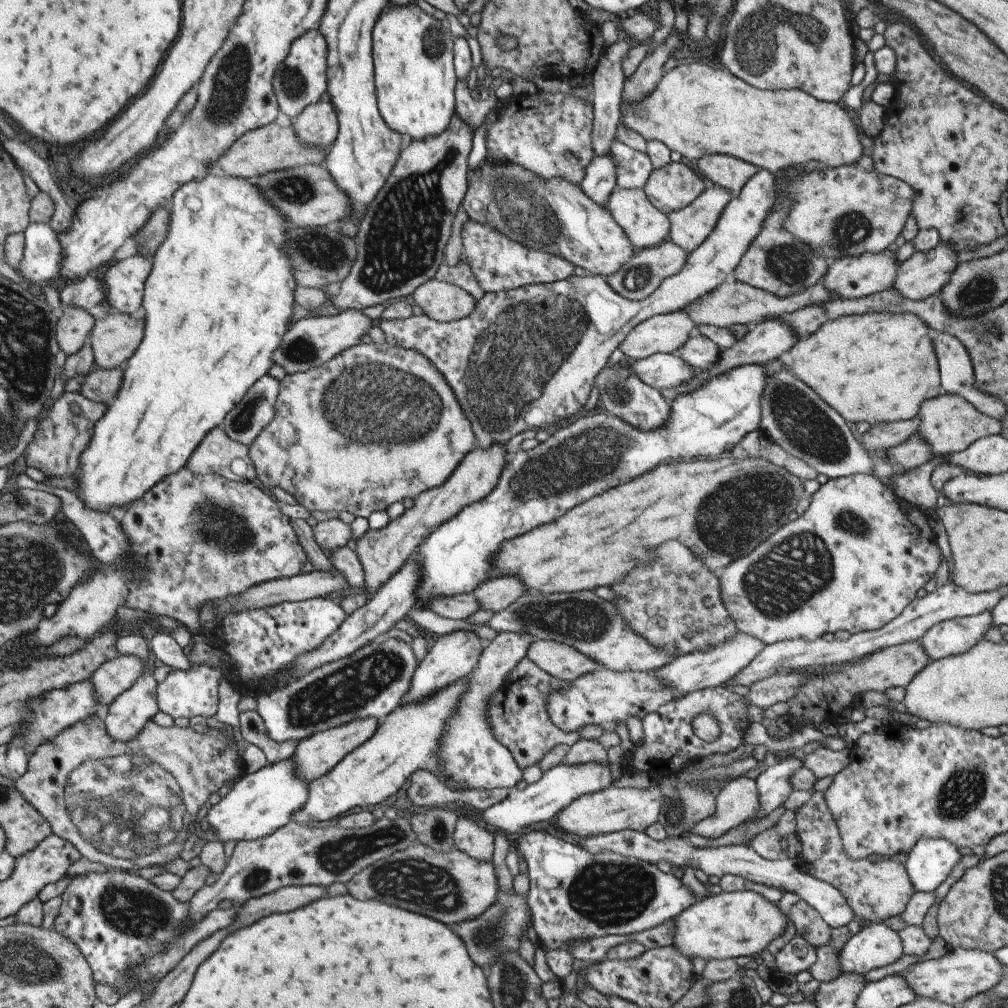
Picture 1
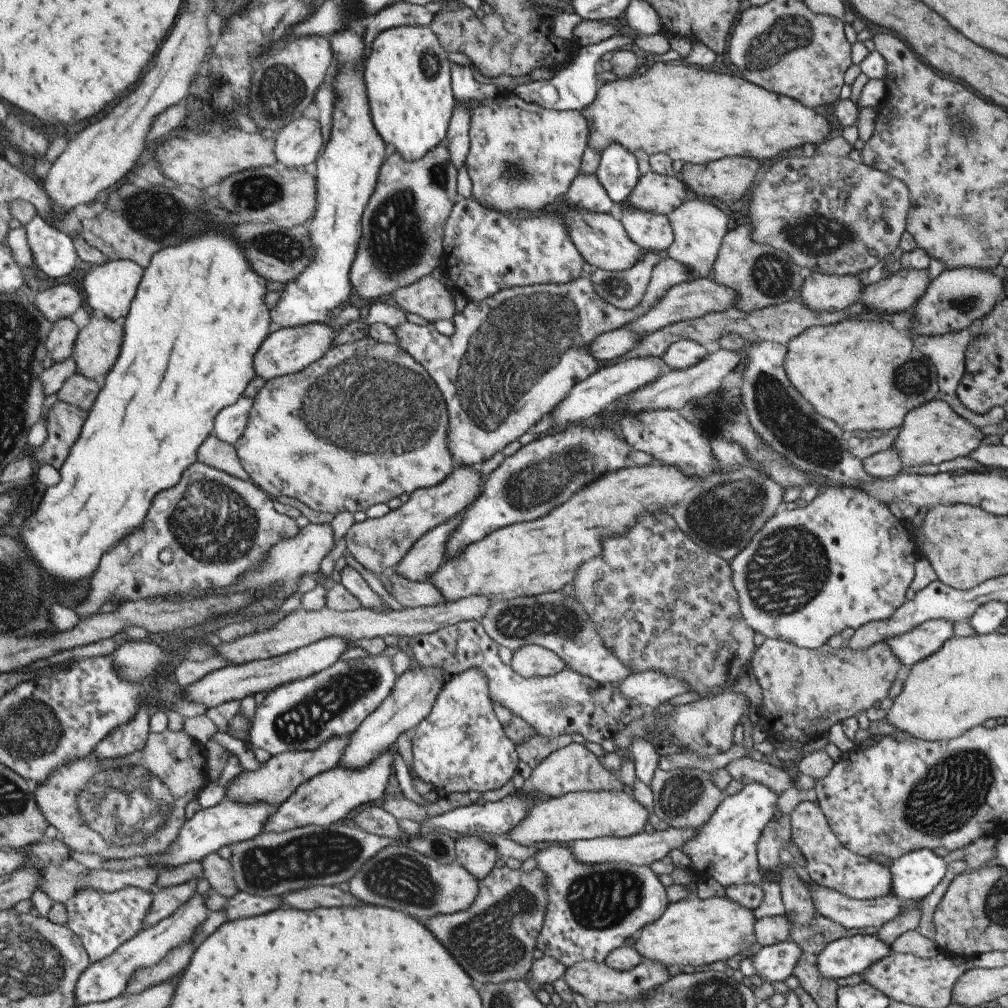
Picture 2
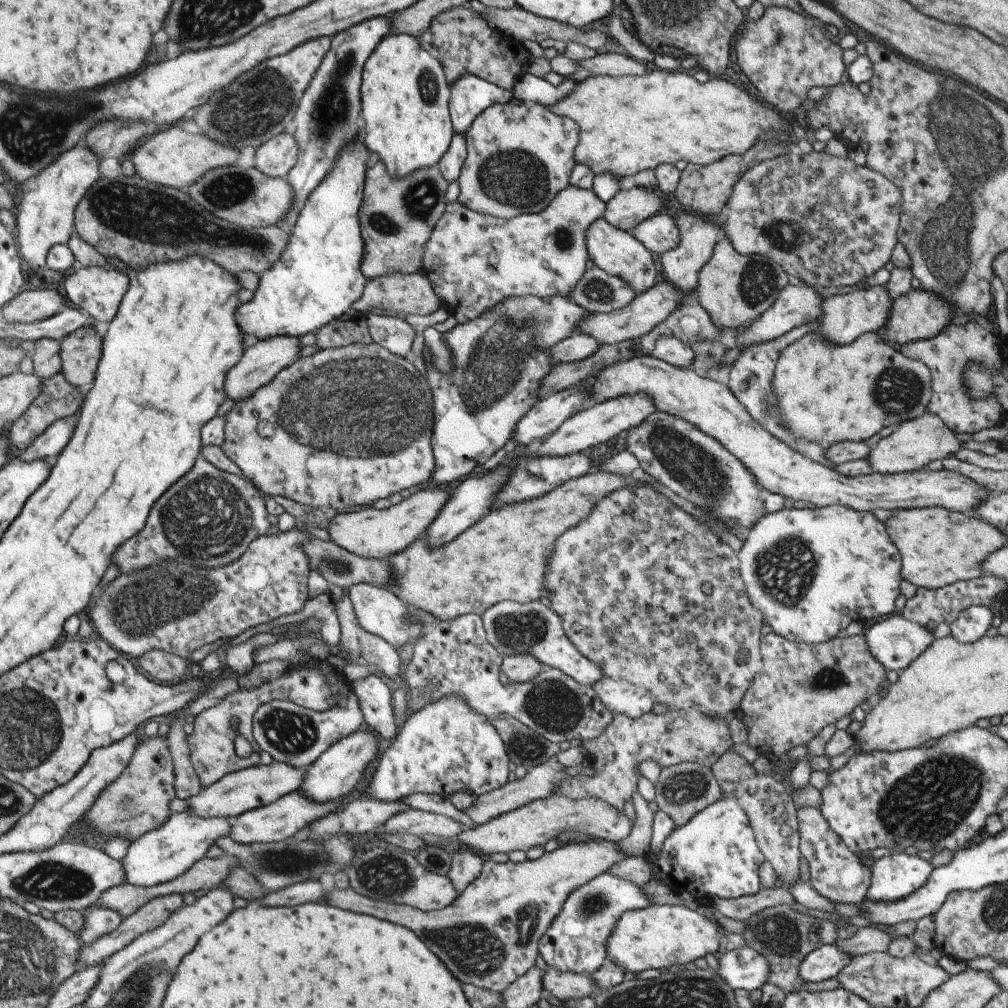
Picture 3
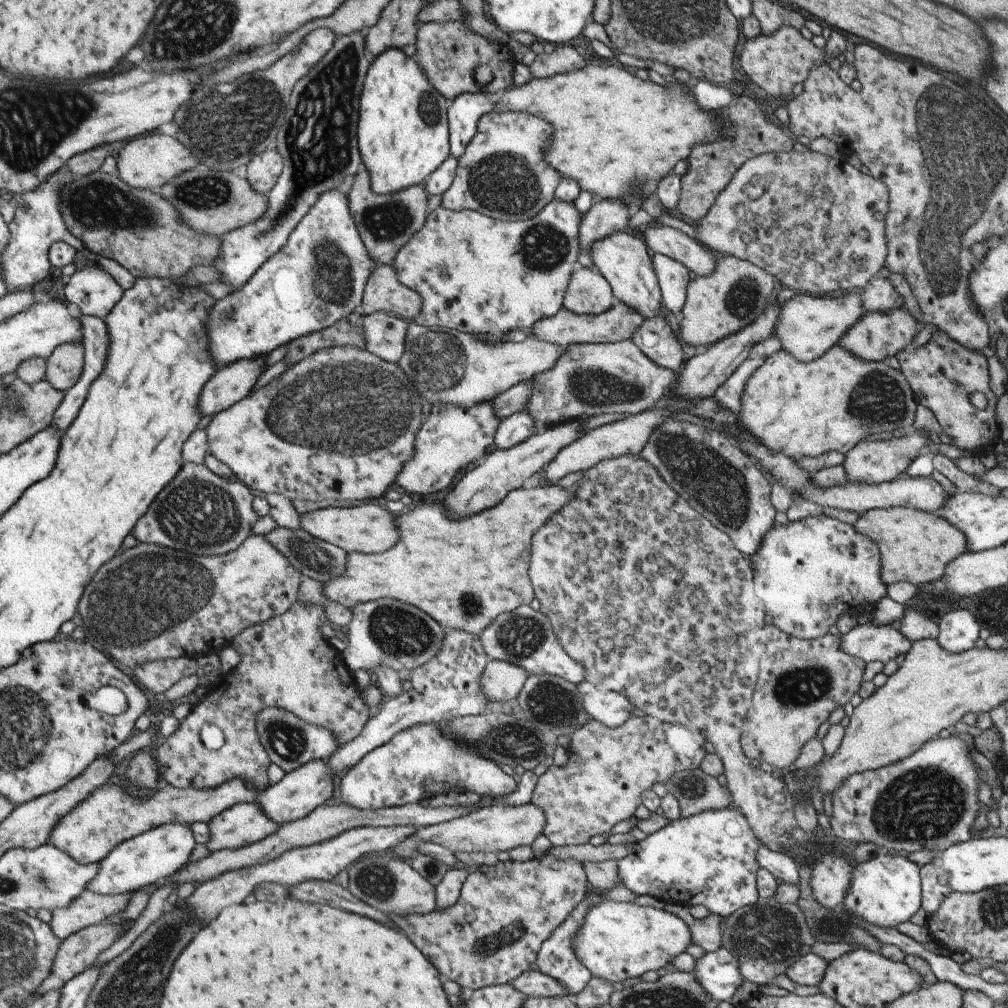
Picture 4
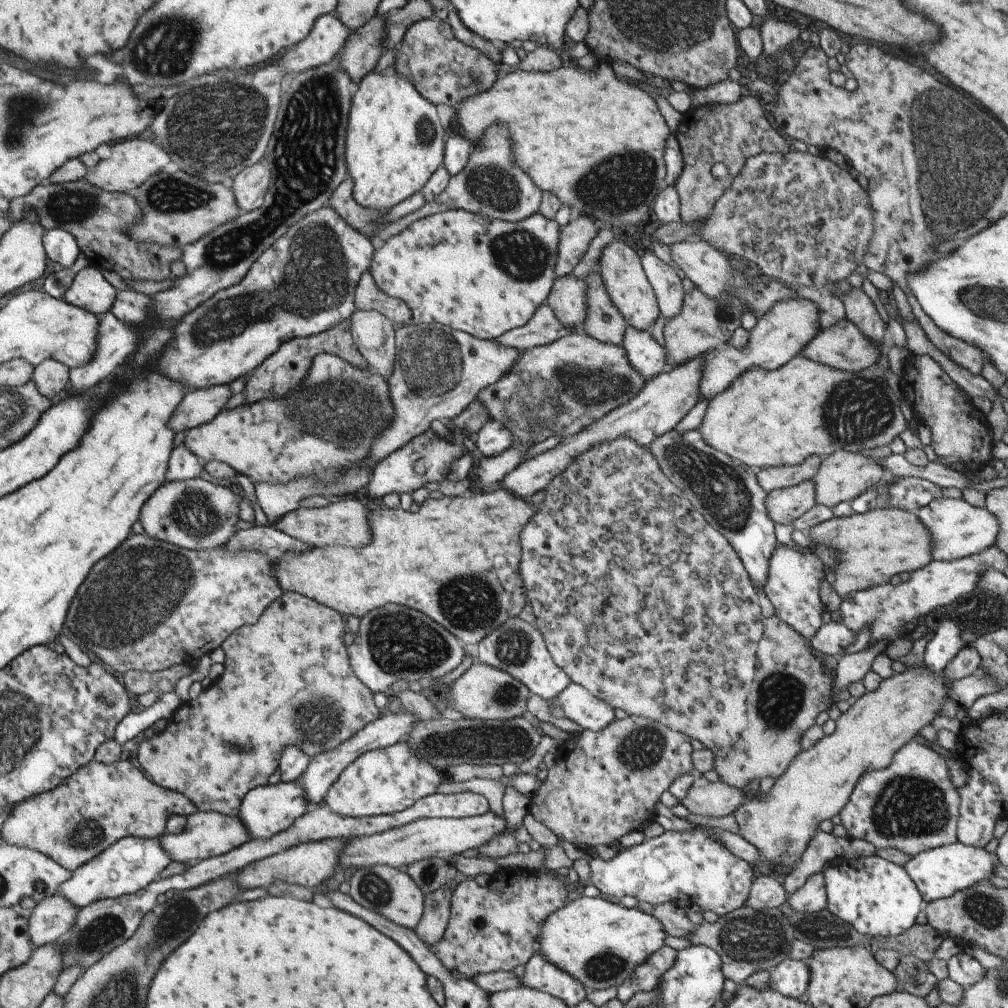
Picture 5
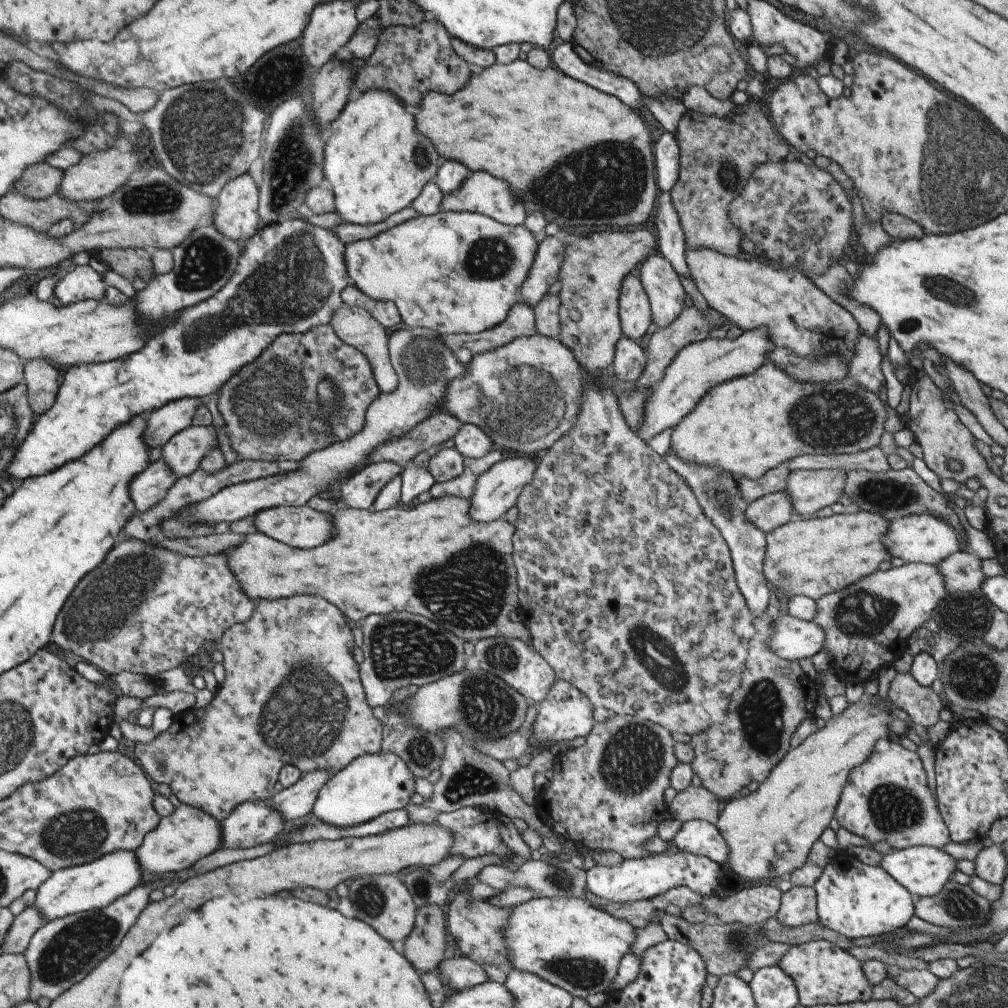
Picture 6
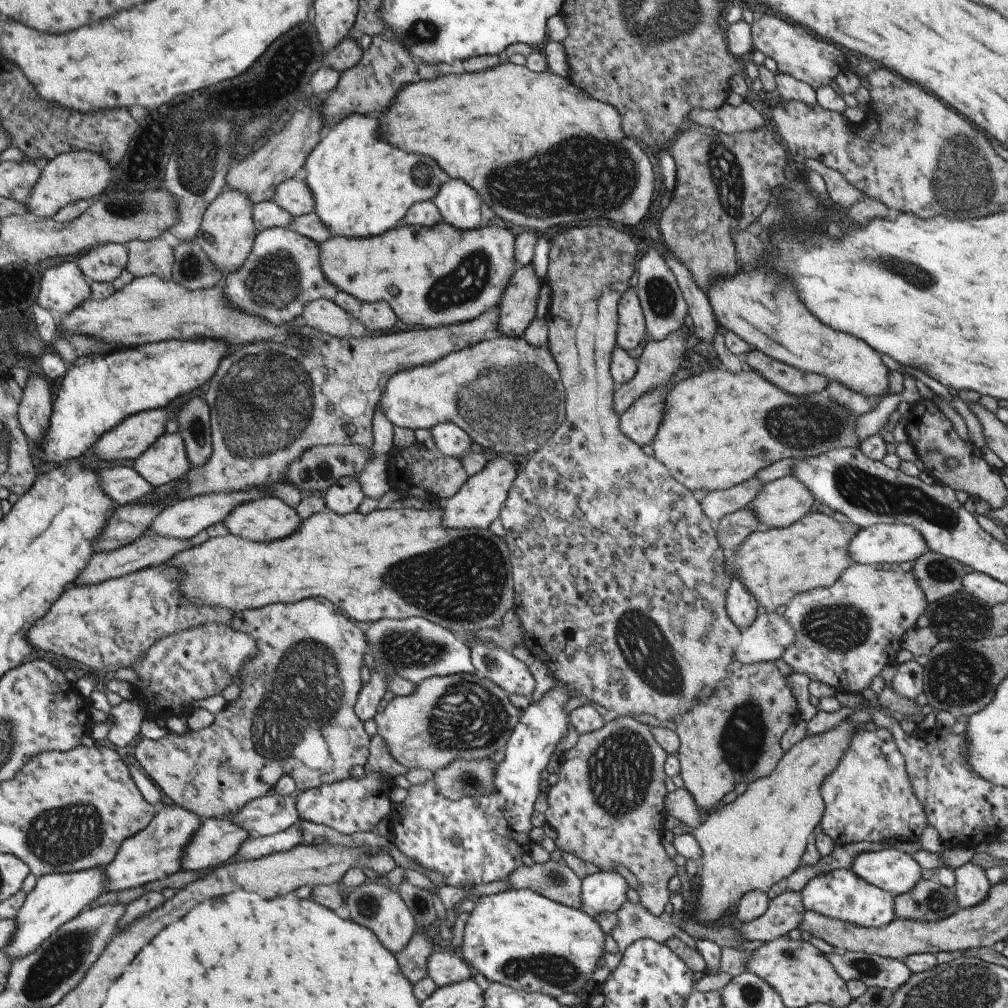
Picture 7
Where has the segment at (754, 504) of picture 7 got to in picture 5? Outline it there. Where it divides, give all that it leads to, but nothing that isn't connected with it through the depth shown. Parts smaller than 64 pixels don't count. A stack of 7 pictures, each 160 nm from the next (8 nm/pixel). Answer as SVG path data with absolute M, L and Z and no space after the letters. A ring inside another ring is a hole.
M837 450L828 456L825 456L815 472L815 476L809 478L809 482L813 482L813 496L815 496L815 504L824 505L831 509L840 502L850 503L854 498L871 490L875 484L881 483L886 478L883 468L873 462L871 458L865 458L859 453L845 452L845 450Z

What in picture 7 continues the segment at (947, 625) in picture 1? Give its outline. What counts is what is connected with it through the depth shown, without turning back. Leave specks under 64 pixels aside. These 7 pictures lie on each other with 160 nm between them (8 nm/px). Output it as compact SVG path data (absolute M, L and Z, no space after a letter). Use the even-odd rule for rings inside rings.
M775 611L770 613L763 612L763 614L757 615L746 629L741 630L739 644L734 648L732 660L743 664L777 660L794 638L795 631L783 616L777 615Z

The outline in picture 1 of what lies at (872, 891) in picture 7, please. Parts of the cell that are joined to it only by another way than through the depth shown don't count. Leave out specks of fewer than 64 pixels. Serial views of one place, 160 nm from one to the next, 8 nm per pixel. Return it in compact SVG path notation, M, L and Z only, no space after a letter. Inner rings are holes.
M922 838L907 853L905 872L915 891L934 891L960 858L958 846L952 842Z

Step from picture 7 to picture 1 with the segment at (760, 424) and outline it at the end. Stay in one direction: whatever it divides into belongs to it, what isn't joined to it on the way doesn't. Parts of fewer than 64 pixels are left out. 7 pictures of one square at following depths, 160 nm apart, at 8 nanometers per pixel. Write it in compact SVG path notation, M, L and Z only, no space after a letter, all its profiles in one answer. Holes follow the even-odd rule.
M872 312L860 315L849 315L828 320L822 324L808 338L799 339L788 351L793 358L792 366L789 371L801 382L804 382L824 403L827 403L833 410L836 410L847 422L867 422L875 423L894 423L902 420L909 420L918 414L919 405L927 399L941 394L940 372L938 362L932 347L932 331L915 314L911 313L892 313L892 312Z

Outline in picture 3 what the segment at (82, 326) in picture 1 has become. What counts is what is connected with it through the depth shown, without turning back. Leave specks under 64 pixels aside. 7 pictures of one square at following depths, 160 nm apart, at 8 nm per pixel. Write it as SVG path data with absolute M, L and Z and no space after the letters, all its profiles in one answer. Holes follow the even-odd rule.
M43 337L30 344L29 356L36 377L45 380L56 372L60 372L60 346L58 342L55 339Z

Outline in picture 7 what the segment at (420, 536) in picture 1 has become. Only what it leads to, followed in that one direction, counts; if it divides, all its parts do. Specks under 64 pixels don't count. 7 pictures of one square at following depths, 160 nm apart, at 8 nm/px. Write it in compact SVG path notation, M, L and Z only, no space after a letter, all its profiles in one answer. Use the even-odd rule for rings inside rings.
M263 497L236 506L221 523L245 540L267 542L294 533L301 519L277 497Z

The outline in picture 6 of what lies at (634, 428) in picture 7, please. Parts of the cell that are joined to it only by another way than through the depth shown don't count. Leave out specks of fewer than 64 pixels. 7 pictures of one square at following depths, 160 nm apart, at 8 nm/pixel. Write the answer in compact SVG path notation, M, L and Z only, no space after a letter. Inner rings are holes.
M755 327L743 331L737 338L708 338L684 346L675 355L671 364L667 366L661 380L651 388L652 393L646 399L642 411L644 418L640 421L640 428L635 434L643 441L651 439L655 434L662 432L665 428L675 427L676 424L688 413L691 412L696 404L707 394L707 391L725 381L731 381L735 377L754 373L761 367L766 360L769 351L775 348L770 341L768 330L765 327Z

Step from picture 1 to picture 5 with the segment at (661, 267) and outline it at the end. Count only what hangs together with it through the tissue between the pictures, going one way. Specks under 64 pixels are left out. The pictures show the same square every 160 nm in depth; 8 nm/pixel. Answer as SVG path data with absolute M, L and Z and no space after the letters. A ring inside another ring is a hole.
M570 275L556 278L544 304L563 328L579 328L587 312L587 286Z

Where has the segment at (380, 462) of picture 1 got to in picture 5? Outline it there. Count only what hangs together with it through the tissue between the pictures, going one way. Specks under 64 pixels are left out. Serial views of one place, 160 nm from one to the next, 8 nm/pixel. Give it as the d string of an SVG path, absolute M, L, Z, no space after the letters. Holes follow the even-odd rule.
M319 354L312 360L310 368L307 370L307 376L303 378L303 382L295 388L295 392L287 392L285 396L281 398L275 398L275 400L259 400L255 404L247 404L237 406L232 410L225 410L225 412L218 413L212 420L207 423L201 424L200 426L195 426L194 428L188 429L187 436L185 440L181 442L187 452L191 452L193 456L197 456L199 460L204 463L209 462L209 460L217 460L231 466L235 473L242 474L246 476L252 485L257 484L257 482L271 482L271 484L285 484L289 480L295 480L295 478L301 478L301 476L321 476L323 480L333 480L337 478L337 474L341 474L343 470L347 470L351 464L357 464L361 462L367 452L369 452L369 446L371 442L375 442L377 434L389 424L387 420L393 416L393 406L391 406L391 398L387 398L387 382L385 378L379 376L379 374L373 373L369 368L355 368L351 364L341 360L339 356L333 356L333 354Z

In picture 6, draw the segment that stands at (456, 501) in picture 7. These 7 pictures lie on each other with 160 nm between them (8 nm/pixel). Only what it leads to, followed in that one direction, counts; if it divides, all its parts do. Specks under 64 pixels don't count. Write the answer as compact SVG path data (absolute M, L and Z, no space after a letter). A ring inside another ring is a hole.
M509 456L497 461L489 471L484 472L475 483L474 491L467 500L468 515L482 523L494 521L504 516L505 512L516 504L522 488L531 482L537 460L532 457Z

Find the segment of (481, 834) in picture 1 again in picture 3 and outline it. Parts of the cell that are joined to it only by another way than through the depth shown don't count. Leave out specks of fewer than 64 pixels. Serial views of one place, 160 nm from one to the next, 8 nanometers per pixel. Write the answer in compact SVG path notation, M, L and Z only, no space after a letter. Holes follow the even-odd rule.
M453 846L447 878L458 894L481 872L485 857L465 846Z

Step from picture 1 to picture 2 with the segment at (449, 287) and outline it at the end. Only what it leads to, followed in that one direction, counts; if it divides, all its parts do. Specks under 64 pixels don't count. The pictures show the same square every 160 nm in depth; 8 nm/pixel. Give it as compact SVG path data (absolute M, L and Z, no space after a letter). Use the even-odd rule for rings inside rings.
M423 276L404 288L395 288L389 294L397 307L434 323L436 320L452 321L455 310L450 292L433 276Z

